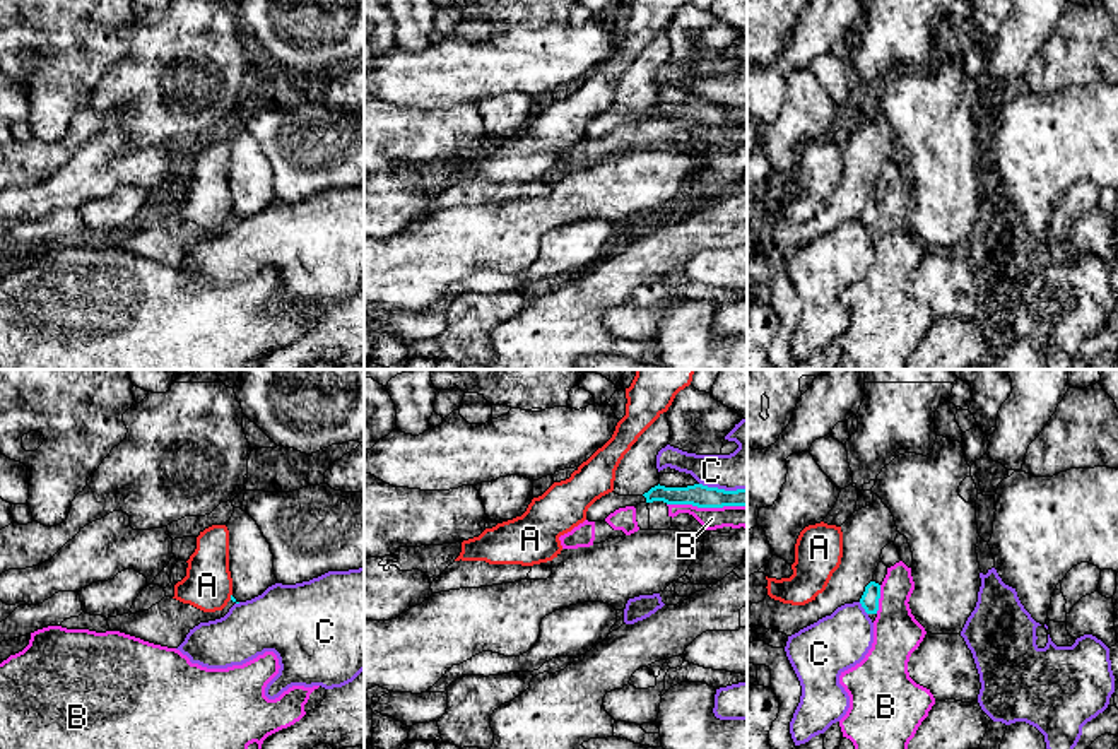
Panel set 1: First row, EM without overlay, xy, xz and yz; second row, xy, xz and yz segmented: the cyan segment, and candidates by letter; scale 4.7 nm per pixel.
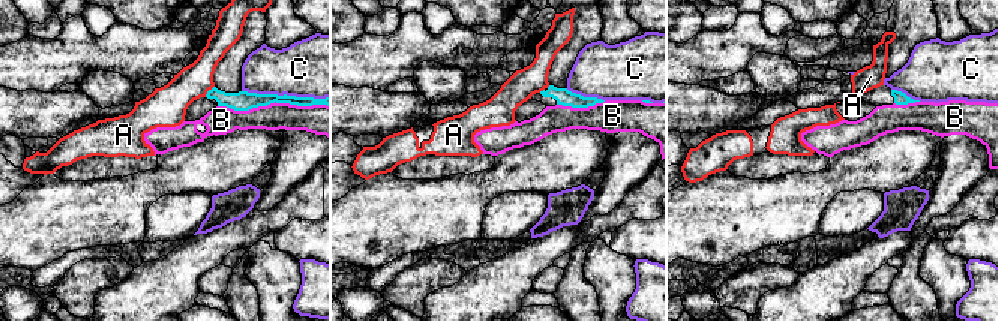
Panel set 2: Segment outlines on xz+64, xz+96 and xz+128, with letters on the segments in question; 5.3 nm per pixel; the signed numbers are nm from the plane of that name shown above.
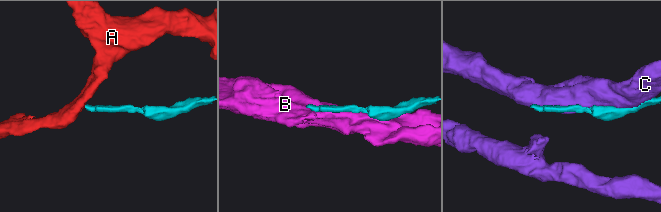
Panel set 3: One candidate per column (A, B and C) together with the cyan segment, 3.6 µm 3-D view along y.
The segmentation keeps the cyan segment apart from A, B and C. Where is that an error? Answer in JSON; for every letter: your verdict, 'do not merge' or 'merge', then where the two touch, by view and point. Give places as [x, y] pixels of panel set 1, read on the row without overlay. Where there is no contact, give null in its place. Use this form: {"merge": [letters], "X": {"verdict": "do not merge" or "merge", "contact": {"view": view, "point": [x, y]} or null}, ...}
{"merge": [], "A": {"verdict": "do not merge", "contact": {"view": "xy", "point": [231, 214]}}, "B": {"verdict": "do not merge", "contact": {"view": "xz", "point": [706, 123]}}, "C": {"verdict": "do not merge", "contact": {"view": "yz", "point": [864, 224]}}}

